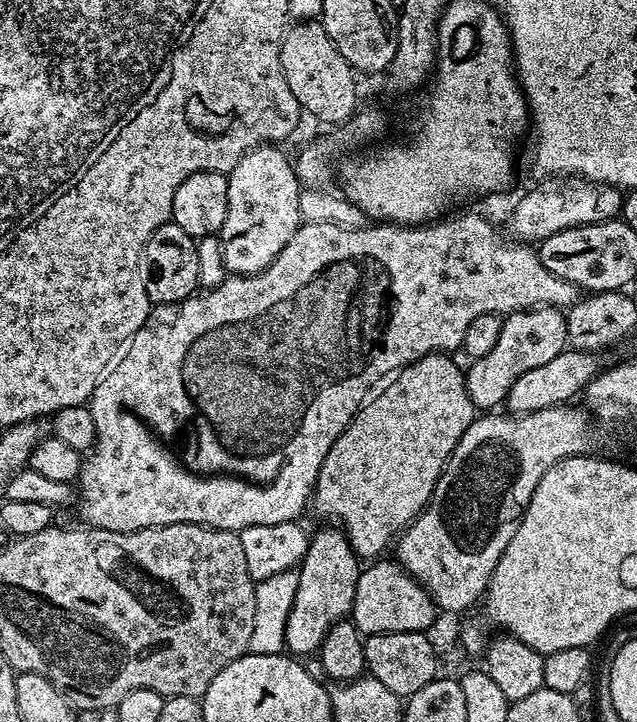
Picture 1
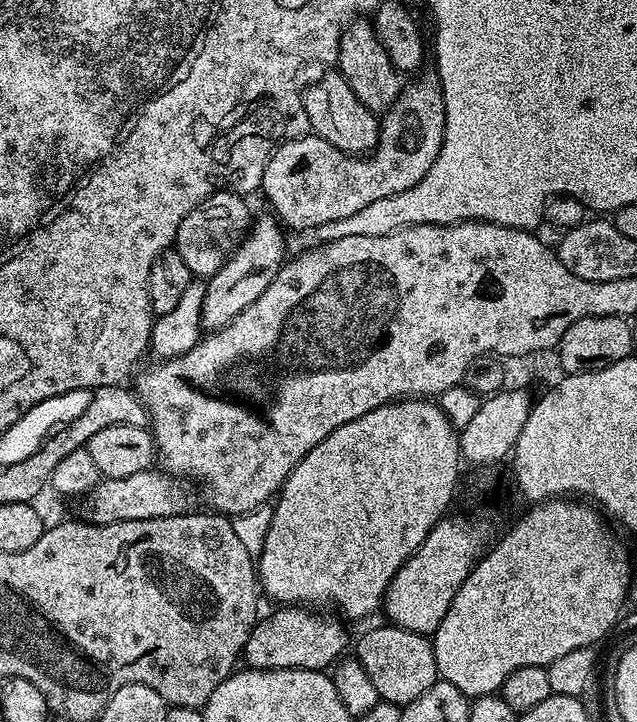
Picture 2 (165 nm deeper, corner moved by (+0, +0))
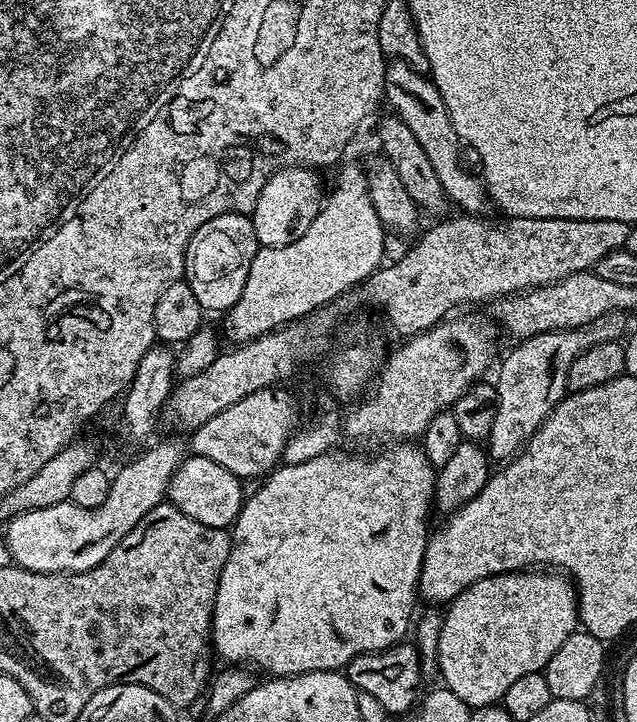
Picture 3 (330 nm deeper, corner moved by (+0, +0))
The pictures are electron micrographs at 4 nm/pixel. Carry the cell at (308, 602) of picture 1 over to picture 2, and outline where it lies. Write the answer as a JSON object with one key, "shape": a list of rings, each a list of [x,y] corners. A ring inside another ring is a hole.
{"shape":[[[280,606],[275,610],[277,612],[273,616],[265,620],[264,617],[257,619],[250,638],[246,638],[242,660],[248,668],[301,668],[323,672],[331,669],[345,655],[343,652],[348,644],[348,632],[344,629],[343,619],[308,606]]]}

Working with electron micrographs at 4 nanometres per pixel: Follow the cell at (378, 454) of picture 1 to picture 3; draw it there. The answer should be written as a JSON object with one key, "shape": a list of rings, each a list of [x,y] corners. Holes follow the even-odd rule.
{"shape":[[[402,442],[385,449],[379,458],[365,461],[358,456],[348,456],[341,450],[324,452],[301,465],[281,463],[263,481],[264,484],[256,493],[244,501],[235,524],[230,529],[232,549],[226,566],[218,578],[216,601],[212,611],[212,645],[217,657],[220,656],[228,666],[256,666],[265,668],[272,678],[281,676],[301,676],[303,672],[334,672],[347,669],[354,658],[366,655],[367,652],[381,652],[401,643],[409,635],[414,624],[412,607],[418,604],[420,571],[422,558],[428,545],[430,527],[428,515],[434,512],[436,497],[437,469],[426,458],[423,447],[416,442]]]}

